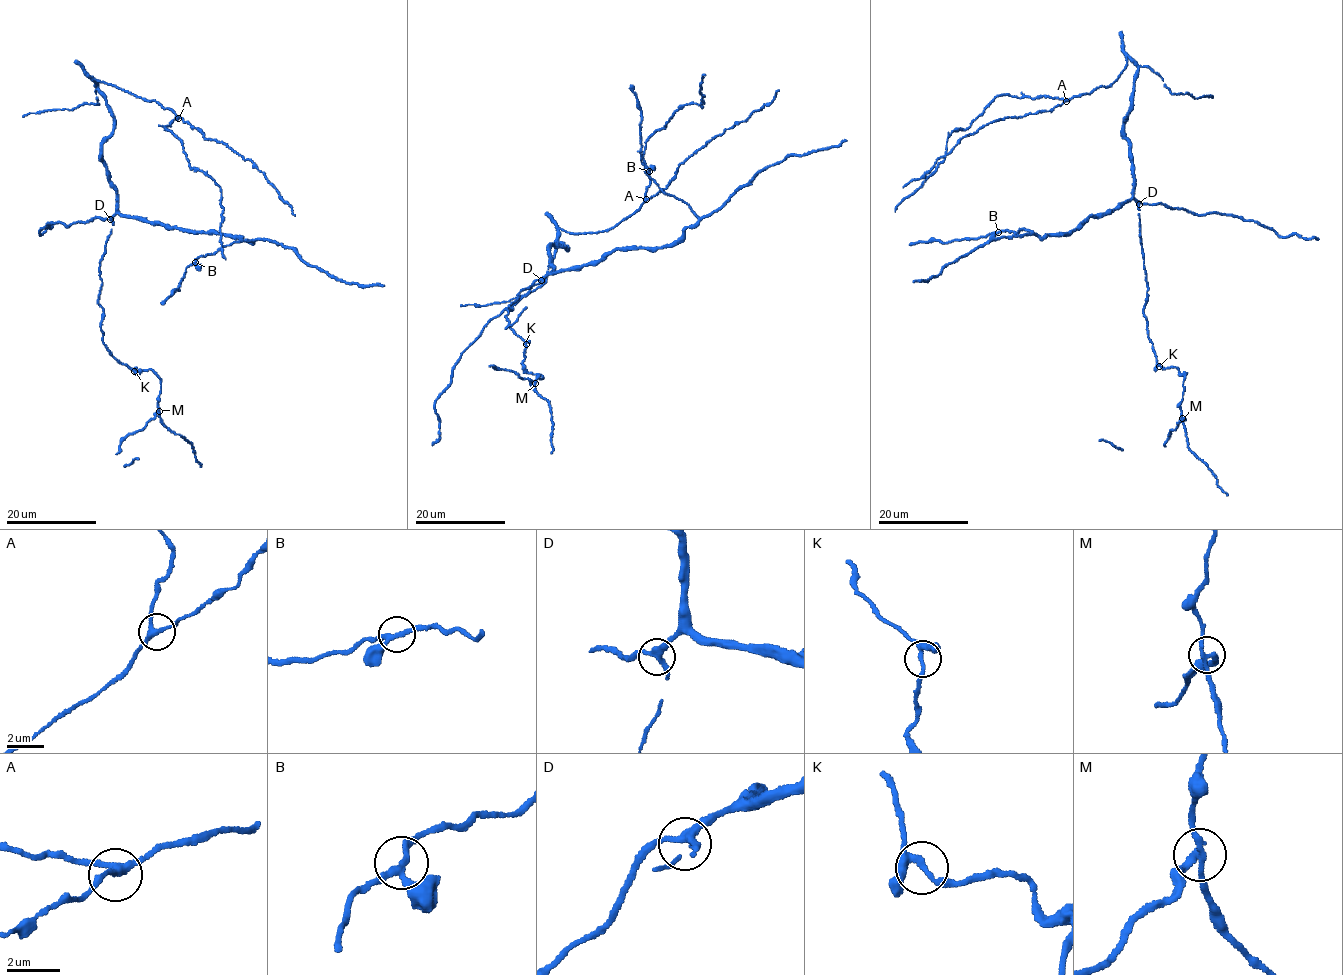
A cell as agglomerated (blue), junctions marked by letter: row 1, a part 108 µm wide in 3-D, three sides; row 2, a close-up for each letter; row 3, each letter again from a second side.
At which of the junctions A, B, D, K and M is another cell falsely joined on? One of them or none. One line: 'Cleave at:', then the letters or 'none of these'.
Cleave at: M

